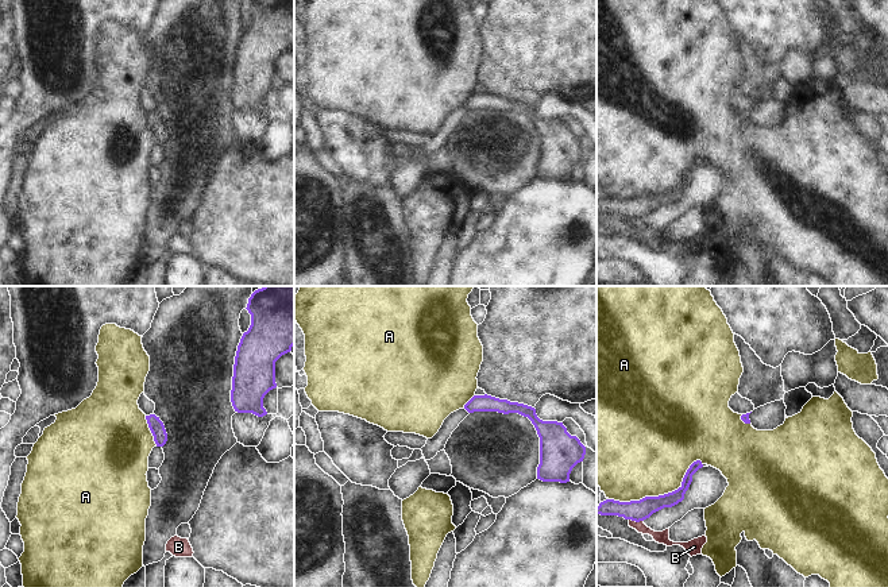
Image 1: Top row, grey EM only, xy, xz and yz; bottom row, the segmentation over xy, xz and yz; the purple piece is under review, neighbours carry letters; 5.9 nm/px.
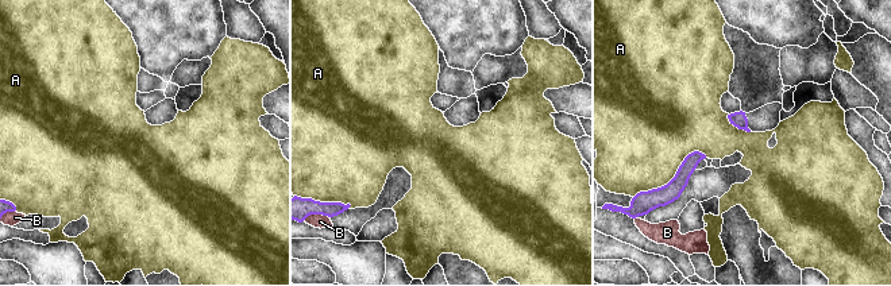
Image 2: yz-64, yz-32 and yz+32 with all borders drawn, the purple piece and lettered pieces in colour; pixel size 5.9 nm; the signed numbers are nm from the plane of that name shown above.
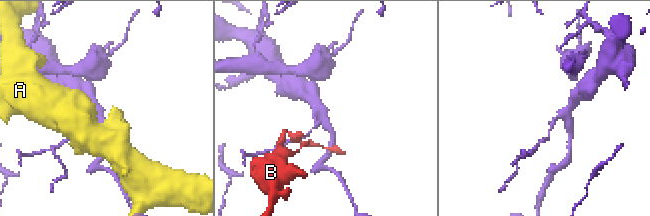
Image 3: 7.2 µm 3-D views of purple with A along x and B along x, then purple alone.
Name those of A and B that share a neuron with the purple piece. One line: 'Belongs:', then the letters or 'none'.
Belongs: none

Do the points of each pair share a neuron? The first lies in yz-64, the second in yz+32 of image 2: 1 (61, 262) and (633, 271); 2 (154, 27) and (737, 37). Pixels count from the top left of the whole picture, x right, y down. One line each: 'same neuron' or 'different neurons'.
1: different neurons
2: different neurons

